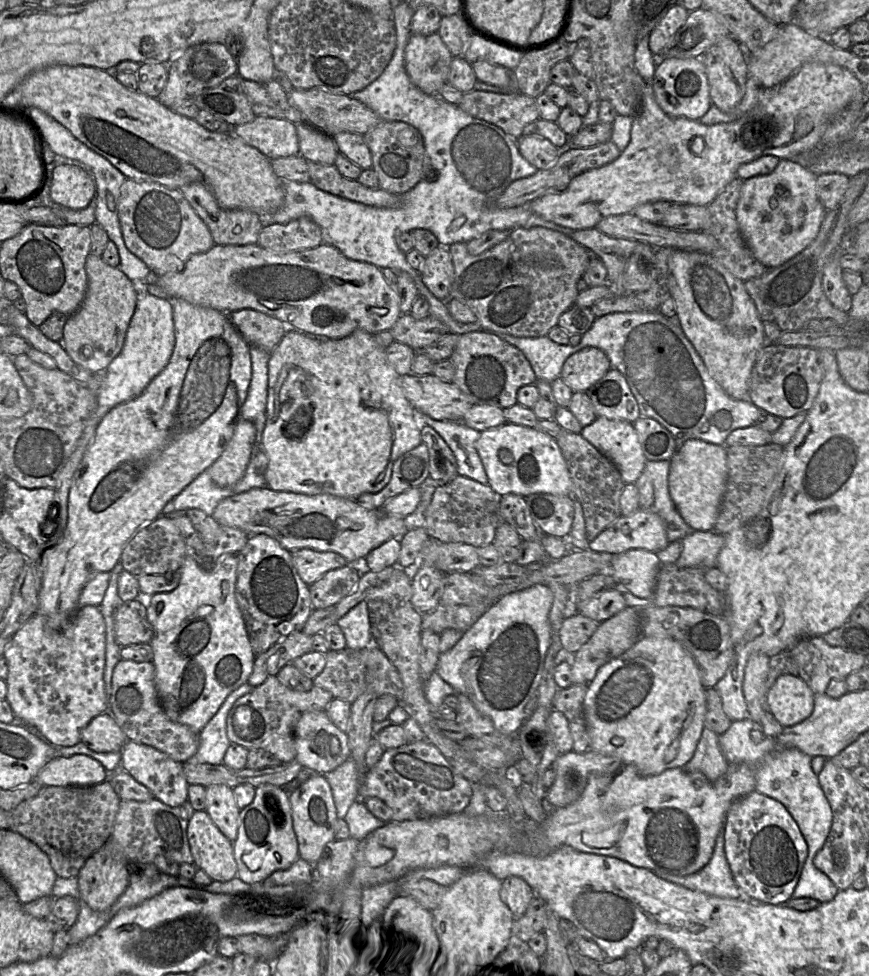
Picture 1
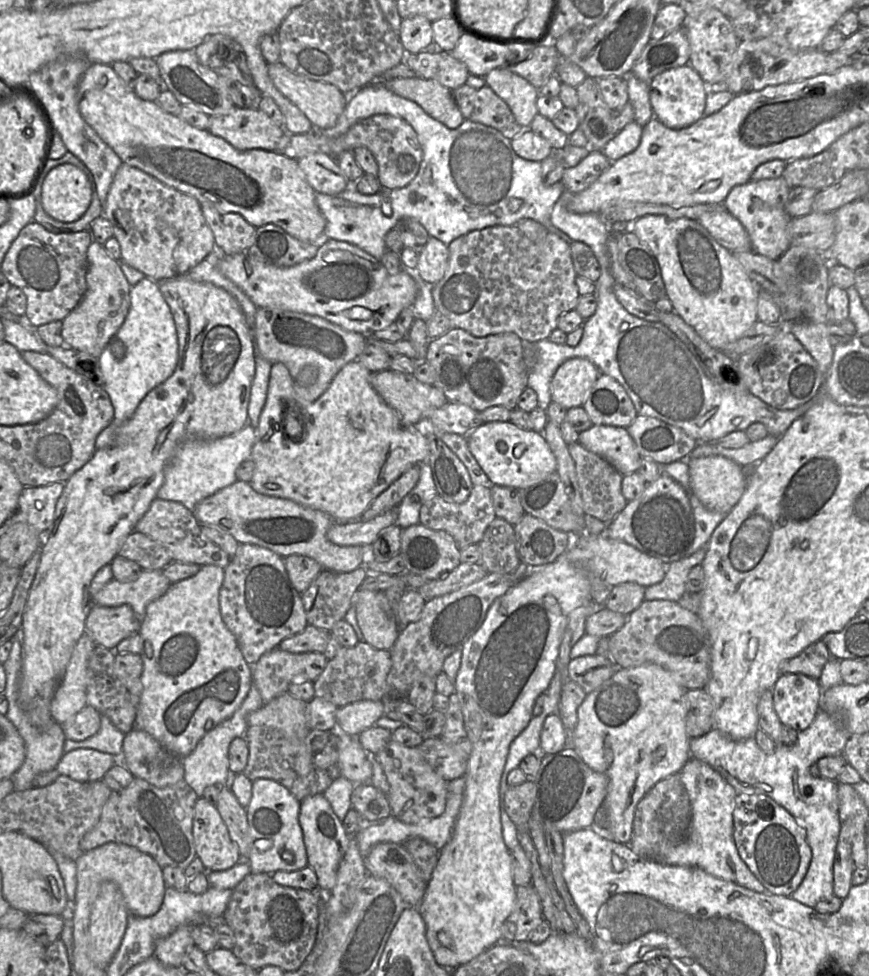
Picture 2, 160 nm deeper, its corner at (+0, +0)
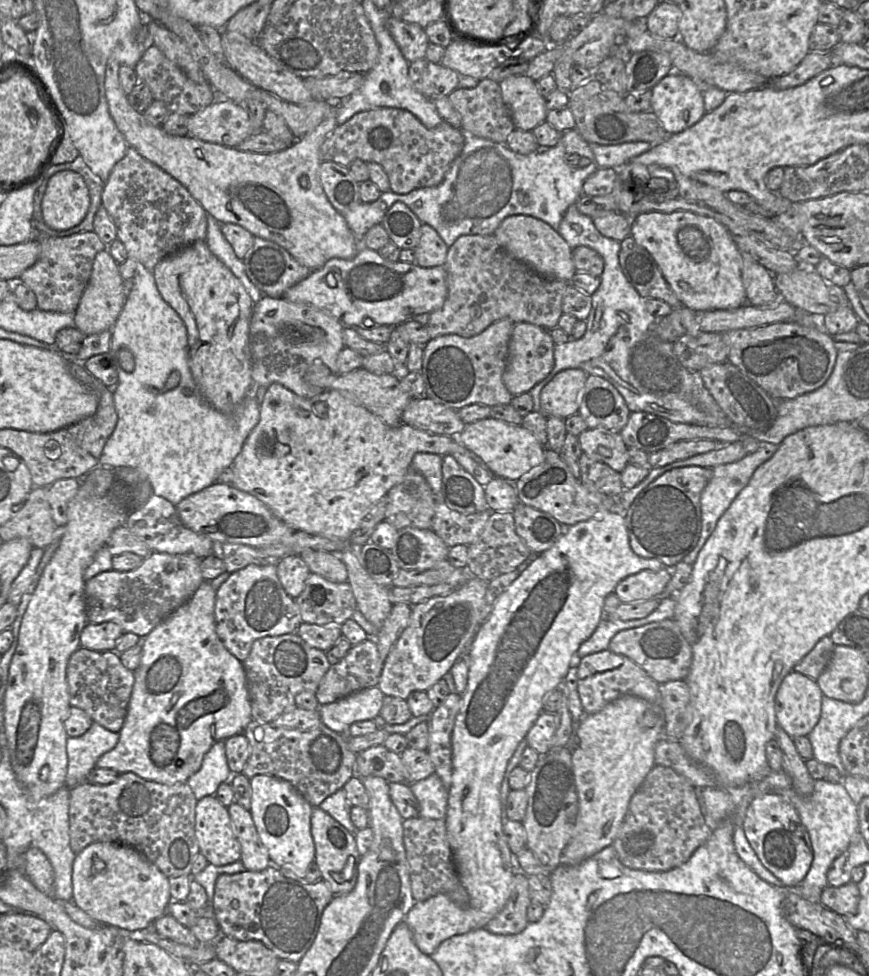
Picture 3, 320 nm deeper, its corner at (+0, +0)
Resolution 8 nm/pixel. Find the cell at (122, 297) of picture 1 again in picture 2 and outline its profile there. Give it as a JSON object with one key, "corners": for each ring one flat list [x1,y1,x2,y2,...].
{"corners":[[92,241,87,259,86,291,78,306,62,321,62,337,66,346,99,358,126,319,131,285,122,272,120,262,113,259,103,245]]}

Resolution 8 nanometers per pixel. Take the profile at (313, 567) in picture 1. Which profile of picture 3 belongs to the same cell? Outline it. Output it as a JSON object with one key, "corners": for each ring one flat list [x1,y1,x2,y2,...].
{"corners":[[288,556,277,561,276,568,284,590,296,599,304,590,305,581,311,574,309,566,300,556]]}

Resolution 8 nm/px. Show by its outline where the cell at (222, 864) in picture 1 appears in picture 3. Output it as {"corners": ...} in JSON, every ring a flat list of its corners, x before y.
{"corners":[[215,795,205,796,196,803,195,836,208,863,223,866,240,860,241,847,228,809]]}

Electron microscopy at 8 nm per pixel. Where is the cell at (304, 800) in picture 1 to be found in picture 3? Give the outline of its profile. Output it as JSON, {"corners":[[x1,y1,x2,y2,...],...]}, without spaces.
{"corners":[[318,806,313,808,311,814,311,835,315,845,314,863,322,879,328,883,334,896,351,892,357,883,361,859,354,835]]}

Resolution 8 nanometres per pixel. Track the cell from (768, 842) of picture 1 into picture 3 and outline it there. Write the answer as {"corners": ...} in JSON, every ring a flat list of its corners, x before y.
{"corners":[[778,794,757,796,748,806,741,827,762,865,786,886,802,883,813,861,809,835,795,808]]}

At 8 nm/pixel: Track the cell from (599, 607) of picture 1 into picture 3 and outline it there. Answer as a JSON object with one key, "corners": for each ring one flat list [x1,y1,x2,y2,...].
{"corners":[[664,568,658,572,644,570,619,582,614,594,624,604,658,598,666,591,671,578,671,569]]}

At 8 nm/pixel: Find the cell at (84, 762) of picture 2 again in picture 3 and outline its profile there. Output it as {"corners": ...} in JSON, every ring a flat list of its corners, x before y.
{"corners":[[203,581,185,604,157,625,147,636,142,638,141,662,137,670,134,671,134,685,125,722,119,732,119,741,112,750,104,753,97,760,96,767,113,769,119,774,132,772,143,779,161,784,172,785,187,783,188,778,200,769,205,754,214,743,221,740,225,741,233,735,243,733,253,719,251,714,250,693,243,663,227,650,216,631,214,616,216,594,217,591,212,587,210,581]]}

